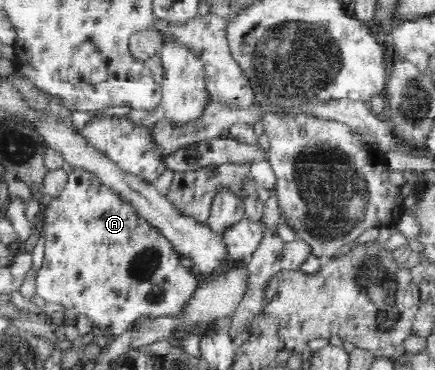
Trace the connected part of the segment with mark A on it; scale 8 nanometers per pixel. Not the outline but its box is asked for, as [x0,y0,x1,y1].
[36,168,198,338]

